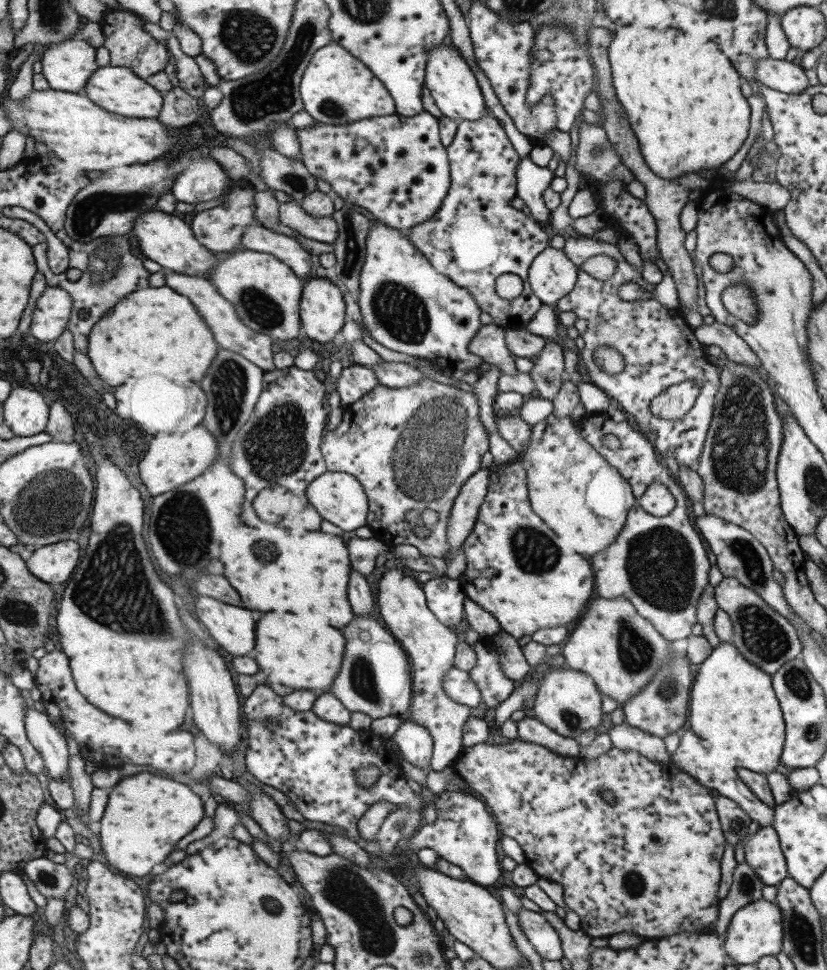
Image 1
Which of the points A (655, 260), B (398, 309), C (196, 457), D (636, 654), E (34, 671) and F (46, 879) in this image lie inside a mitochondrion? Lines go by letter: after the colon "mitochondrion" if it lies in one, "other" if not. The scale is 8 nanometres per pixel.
A: other
B: mitochondrion
C: other
D: mitochondrion
E: other
F: mitochondrion

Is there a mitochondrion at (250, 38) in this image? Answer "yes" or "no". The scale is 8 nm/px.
yes

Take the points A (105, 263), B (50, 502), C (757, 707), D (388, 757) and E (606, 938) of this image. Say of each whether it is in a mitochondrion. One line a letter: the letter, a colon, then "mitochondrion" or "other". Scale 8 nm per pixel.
A: mitochondrion
B: mitochondrion
C: other
D: other
E: other

